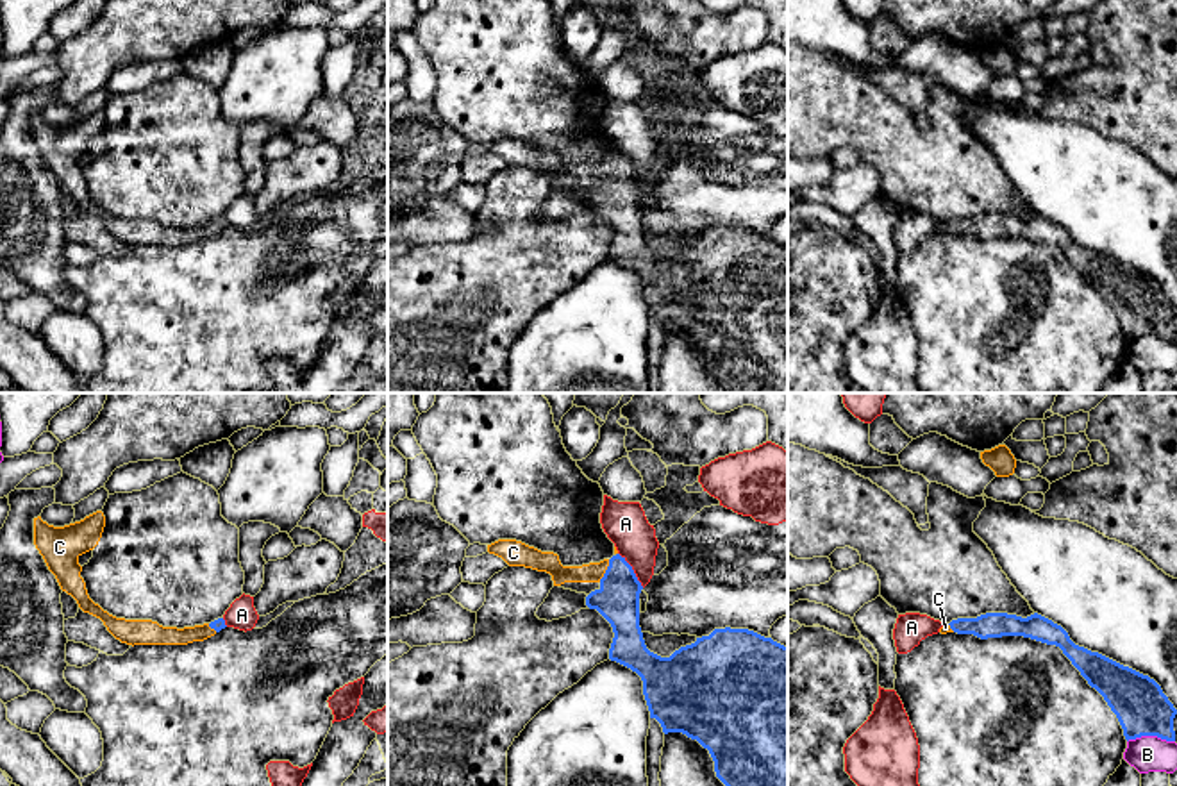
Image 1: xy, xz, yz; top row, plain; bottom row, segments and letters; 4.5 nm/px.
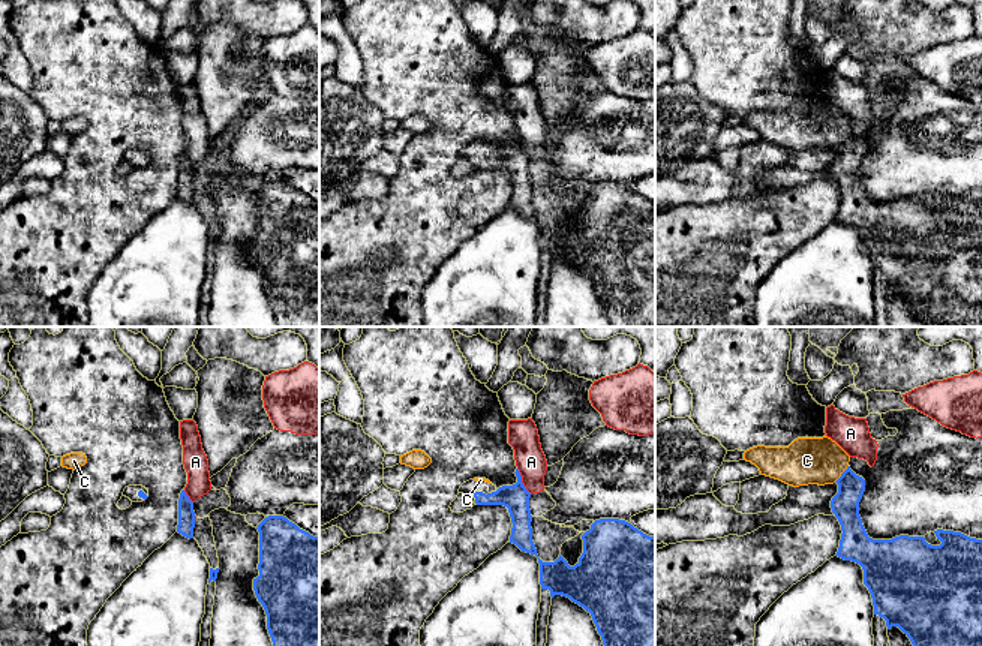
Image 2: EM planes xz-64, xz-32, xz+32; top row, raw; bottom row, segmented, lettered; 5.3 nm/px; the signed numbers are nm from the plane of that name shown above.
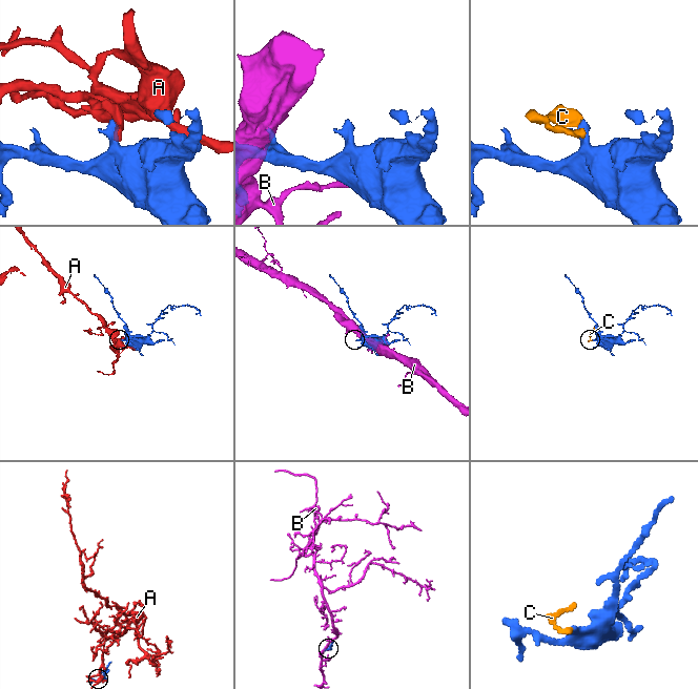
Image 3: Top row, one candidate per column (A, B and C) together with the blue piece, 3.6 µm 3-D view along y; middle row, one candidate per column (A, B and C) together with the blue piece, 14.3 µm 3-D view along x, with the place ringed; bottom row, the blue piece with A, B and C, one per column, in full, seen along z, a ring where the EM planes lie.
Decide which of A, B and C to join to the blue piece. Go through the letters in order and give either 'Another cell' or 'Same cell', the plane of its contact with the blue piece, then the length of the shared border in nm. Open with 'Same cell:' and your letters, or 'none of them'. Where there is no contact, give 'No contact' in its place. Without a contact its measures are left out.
Same cell: C
A: Another cell. Touches blue in xz. Shared border 200 nm
B: Another cell. Touches blue in yz. Shared border 220 nm
C: Same cell. Touches blue in xz. Shared border 120 nm

